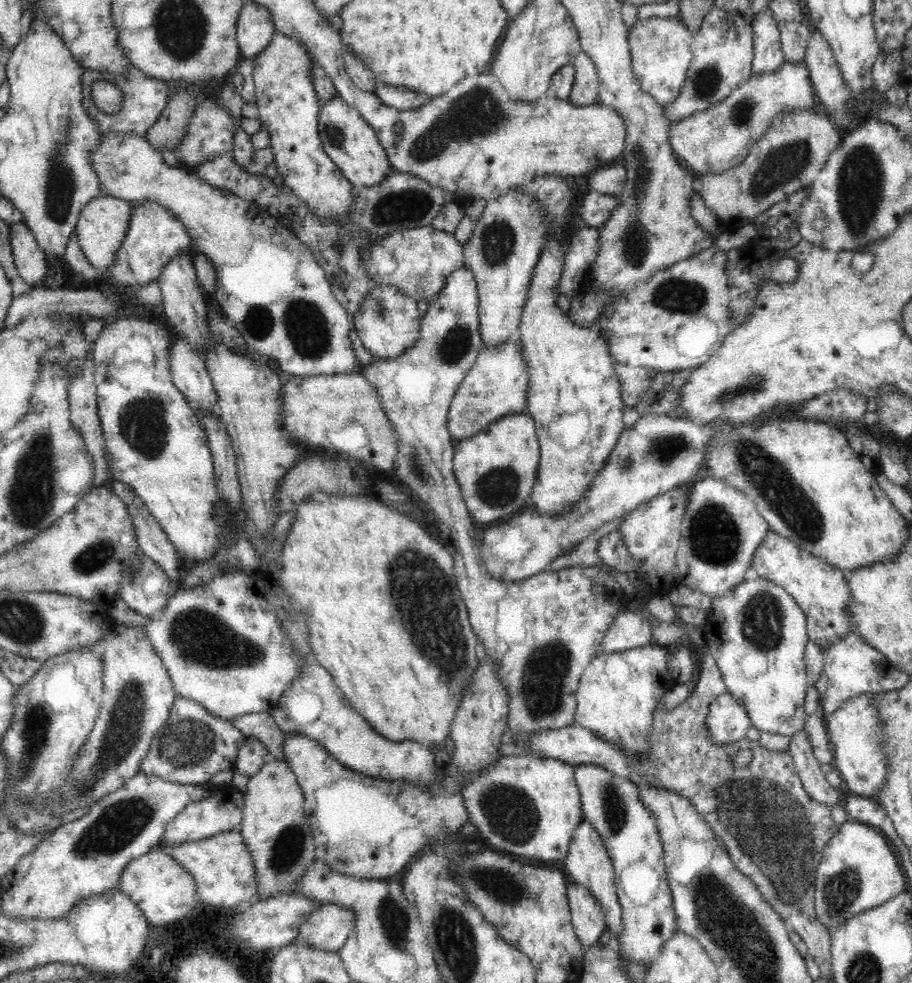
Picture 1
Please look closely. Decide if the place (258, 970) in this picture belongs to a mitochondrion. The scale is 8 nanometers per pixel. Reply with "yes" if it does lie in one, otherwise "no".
no

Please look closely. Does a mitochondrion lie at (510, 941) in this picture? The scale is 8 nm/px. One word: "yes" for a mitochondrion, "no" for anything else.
no

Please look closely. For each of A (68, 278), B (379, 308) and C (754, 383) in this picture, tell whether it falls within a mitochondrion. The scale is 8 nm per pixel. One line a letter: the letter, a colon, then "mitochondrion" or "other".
A: other
B: mitochondrion
C: mitochondrion

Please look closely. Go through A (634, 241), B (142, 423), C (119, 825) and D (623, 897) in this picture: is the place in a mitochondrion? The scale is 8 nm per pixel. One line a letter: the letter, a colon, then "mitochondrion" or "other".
A: mitochondrion
B: mitochondrion
C: mitochondrion
D: other

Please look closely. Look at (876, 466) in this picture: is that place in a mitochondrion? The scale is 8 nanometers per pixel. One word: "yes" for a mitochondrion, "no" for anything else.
no

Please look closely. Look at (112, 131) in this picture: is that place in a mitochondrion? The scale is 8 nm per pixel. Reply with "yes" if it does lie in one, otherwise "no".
no

